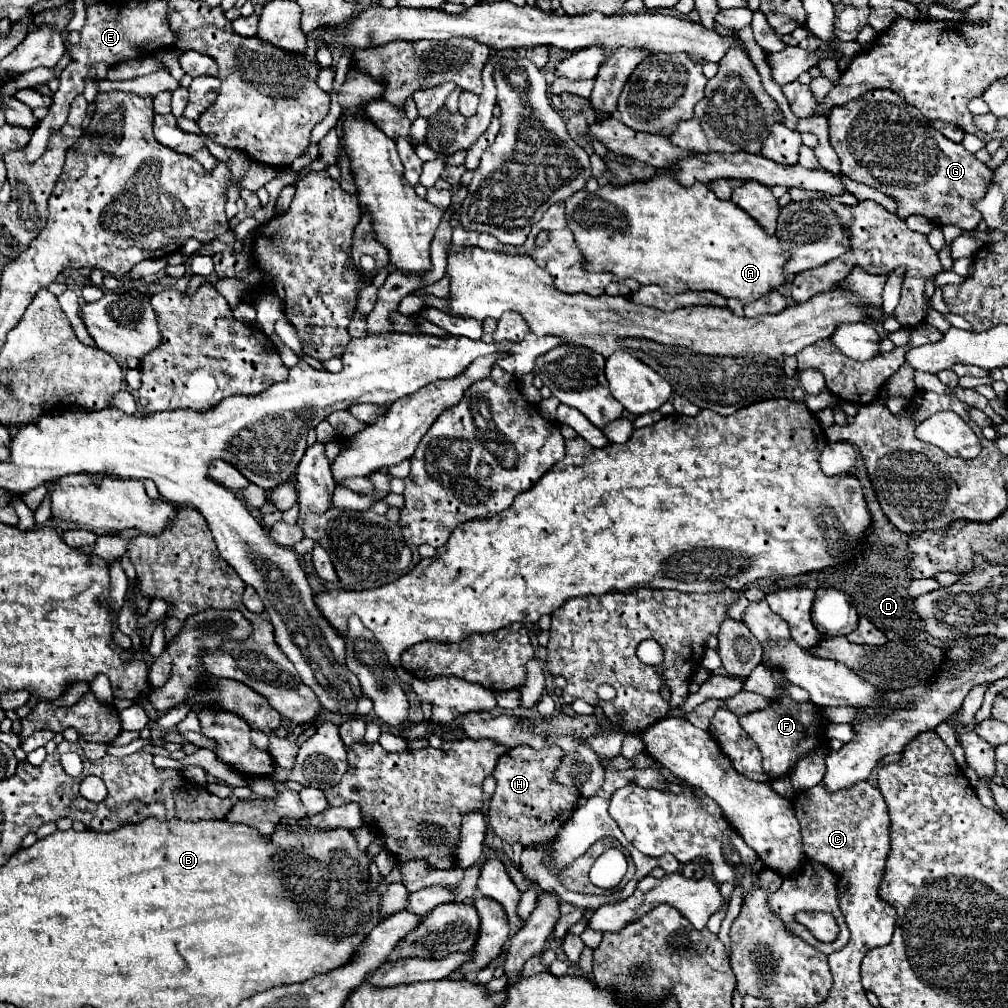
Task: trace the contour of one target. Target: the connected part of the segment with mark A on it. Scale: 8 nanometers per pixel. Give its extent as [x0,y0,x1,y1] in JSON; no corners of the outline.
[565,174,795,306]

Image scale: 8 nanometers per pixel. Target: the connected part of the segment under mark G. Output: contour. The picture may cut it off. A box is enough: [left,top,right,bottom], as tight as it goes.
[829,90,989,230]

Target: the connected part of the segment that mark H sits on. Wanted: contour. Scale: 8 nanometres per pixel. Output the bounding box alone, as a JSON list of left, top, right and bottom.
[487,746,579,846]

